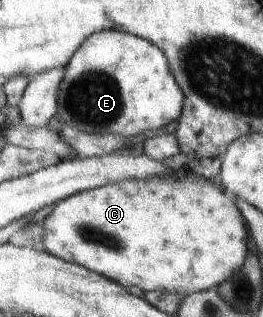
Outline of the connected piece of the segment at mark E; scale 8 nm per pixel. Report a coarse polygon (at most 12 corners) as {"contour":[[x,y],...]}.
{"contour":[[94,33],[66,64],[65,124],[128,139],[181,116],[169,58]]}

